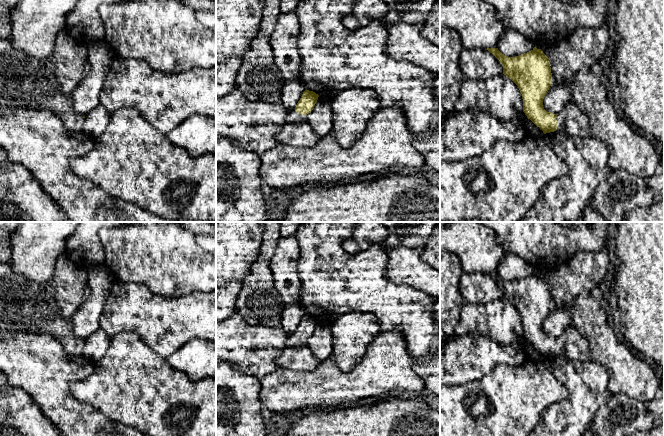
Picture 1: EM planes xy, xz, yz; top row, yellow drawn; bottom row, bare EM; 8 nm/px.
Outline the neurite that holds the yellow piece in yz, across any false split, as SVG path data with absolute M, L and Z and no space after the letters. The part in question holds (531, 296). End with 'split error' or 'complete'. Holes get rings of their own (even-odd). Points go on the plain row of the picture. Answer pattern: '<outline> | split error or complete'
M487 272L502 288L503 298L519 312L523 323L523 336L544 358L556 354L569 360L590 361L588 341L579 333L573 323L556 339L547 336L543 323L551 310L550 283L541 273L515 281L502 278L498 272Z | split error

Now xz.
M305 314L294 334L289 335L287 345L281 355L276 359L279 368L311 371L319 360L308 347L307 338L313 333L319 319L313 315Z | split error

